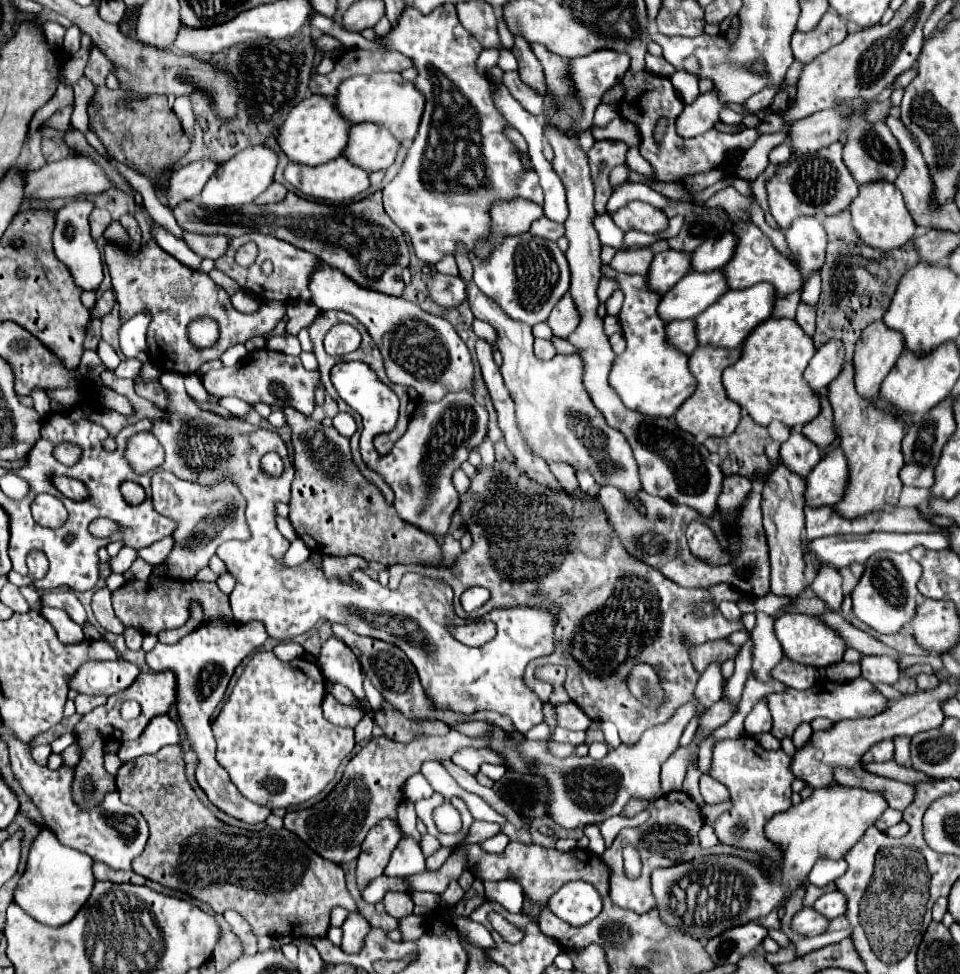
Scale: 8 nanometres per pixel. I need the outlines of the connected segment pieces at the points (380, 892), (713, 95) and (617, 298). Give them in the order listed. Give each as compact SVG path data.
M378 877L378 879L374 879L364 891L362 891L362 899L366 901L366 903L376 904L382 897L384 897L384 893L386 891L408 891L410 887L400 879L400 877Z
M716 89L698 95L698 99L684 107L682 115L676 119L676 131L680 137L690 139L706 133L720 121L720 111L731 109L743 113L744 109L740 104L722 103Z
M620 289L614 291L614 295L606 301L606 309L608 309L608 315L618 315L622 307L624 295Z

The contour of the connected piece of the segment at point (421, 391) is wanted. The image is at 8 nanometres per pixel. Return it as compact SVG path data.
M318 261L314 267L308 289L312 293L312 303L318 309L338 309L350 313L366 327L382 353L386 373L392 383L414 387L422 399L442 399L446 391L472 387L474 365L470 351L446 319L428 313L402 297L390 297L358 287L340 269L330 267L324 261Z

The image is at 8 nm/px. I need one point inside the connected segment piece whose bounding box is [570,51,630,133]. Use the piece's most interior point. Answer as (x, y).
(596, 73)

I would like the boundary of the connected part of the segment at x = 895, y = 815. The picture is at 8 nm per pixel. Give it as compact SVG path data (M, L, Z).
M886 809L886 811L882 813L882 817L876 821L876 827L878 827L880 831L884 831L884 829L888 829L888 827L892 827L892 825L900 823L900 821L902 821L902 813L900 813L900 811Z

